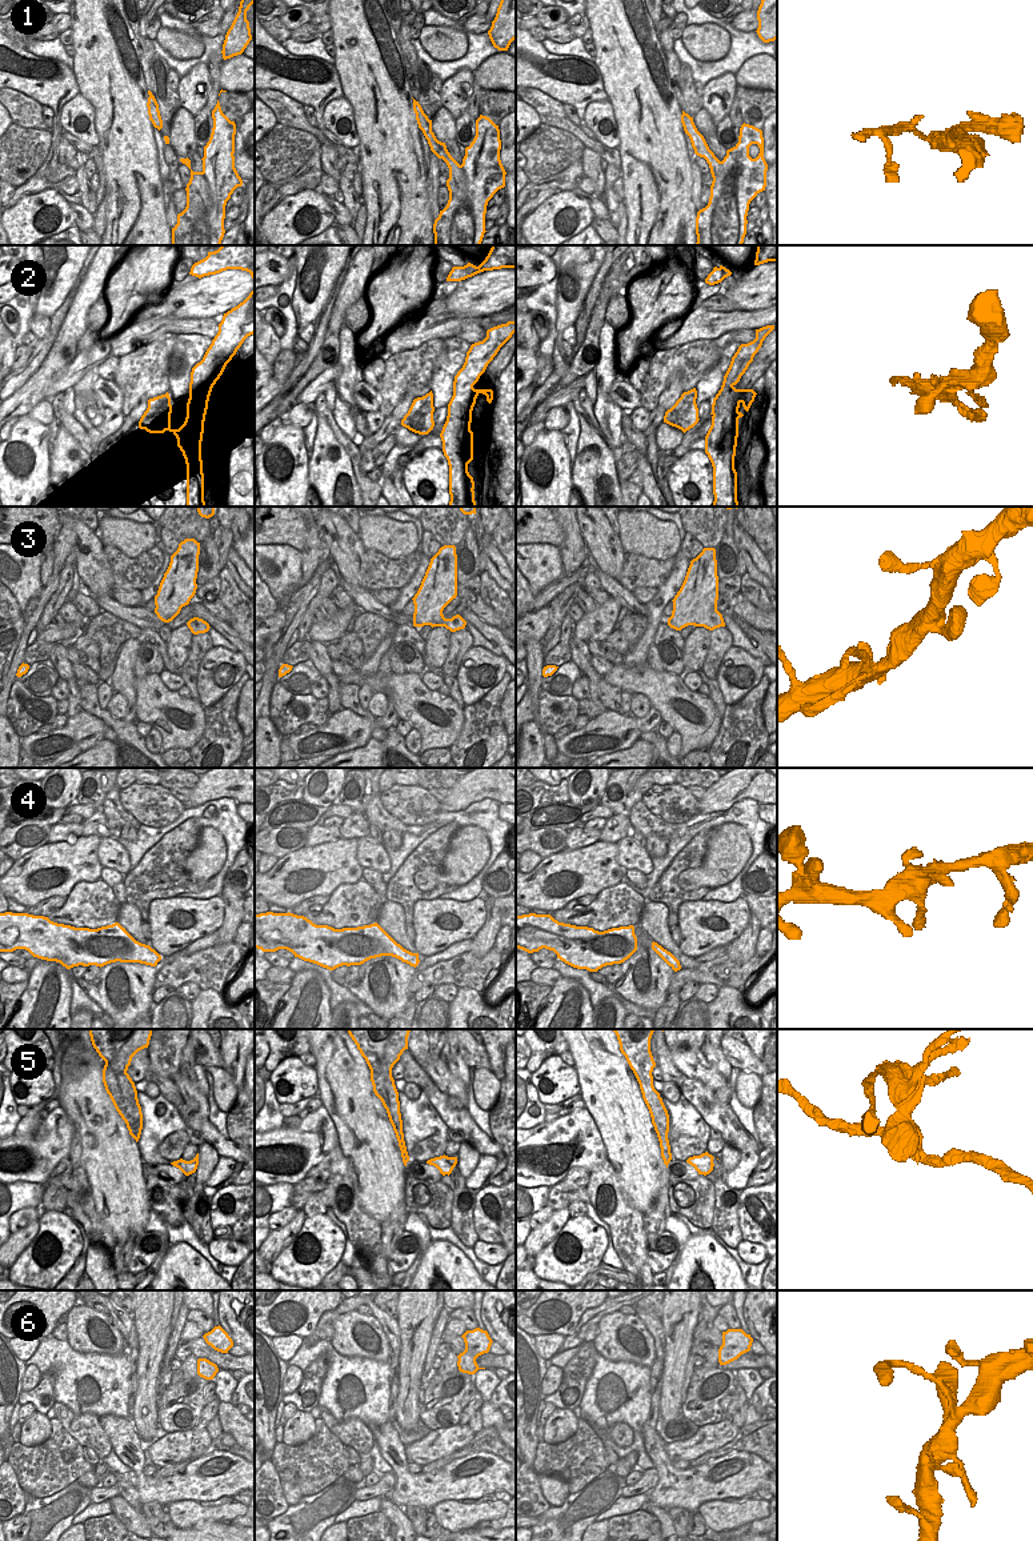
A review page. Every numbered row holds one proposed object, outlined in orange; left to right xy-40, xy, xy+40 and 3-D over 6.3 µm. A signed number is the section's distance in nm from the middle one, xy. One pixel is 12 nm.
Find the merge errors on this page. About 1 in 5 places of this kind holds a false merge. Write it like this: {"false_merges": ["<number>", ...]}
{"false_merges": ["1", "2", "5"]}

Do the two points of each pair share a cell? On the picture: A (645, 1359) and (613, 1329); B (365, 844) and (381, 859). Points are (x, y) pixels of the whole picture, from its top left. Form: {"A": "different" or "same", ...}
{"A": "same", "B": "same"}

